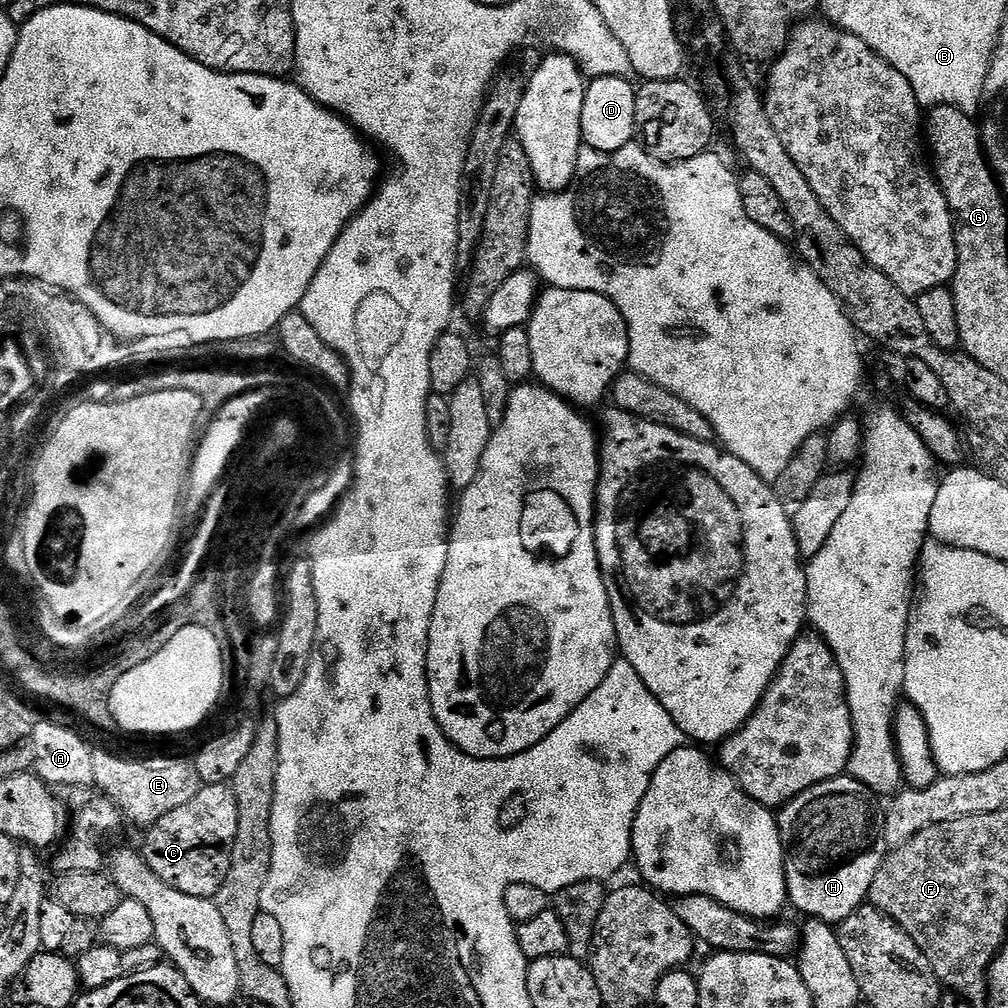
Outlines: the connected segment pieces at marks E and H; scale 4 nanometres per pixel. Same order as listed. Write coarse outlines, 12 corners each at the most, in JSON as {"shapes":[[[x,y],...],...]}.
{"shapes":[[[93,751],[95,787],[147,830],[202,787],[195,763]],[[850,775],[778,812],[788,904],[839,926],[890,849]]]}

